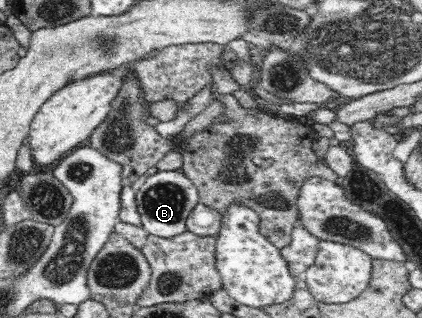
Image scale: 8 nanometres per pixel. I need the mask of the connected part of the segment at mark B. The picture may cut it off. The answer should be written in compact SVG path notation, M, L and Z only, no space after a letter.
M160 171L146 178L136 194L137 208L142 218L143 229L148 234L172 239L187 231L190 212L199 204L199 191L194 182L184 174L173 171Z

